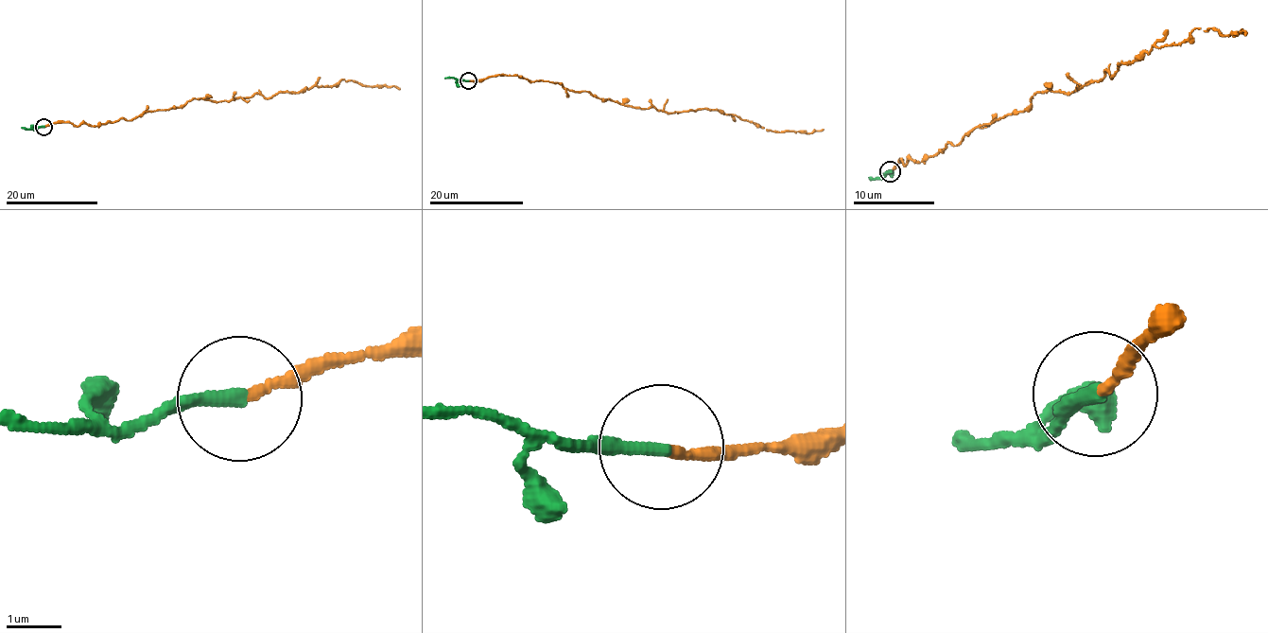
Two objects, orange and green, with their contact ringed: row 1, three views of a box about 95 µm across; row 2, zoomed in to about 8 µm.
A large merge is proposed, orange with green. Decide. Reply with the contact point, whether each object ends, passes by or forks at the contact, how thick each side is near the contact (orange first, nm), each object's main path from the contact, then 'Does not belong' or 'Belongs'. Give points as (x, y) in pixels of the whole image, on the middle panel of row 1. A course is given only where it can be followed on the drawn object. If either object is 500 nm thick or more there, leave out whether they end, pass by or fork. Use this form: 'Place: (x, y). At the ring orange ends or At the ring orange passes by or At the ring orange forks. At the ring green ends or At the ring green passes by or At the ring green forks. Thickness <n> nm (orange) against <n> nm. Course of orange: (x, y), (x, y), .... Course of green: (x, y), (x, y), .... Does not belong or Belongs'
Place: (468, 80). At the ring orange ends. At the ring green ends. Thickness 160 nm (orange) against 240 nm. Course of orange: (468, 80), (521, 76), (644, 109), (718, 110), (780, 132), (823, 129). Course of green: (468, 80), (445, 79). Belongs

